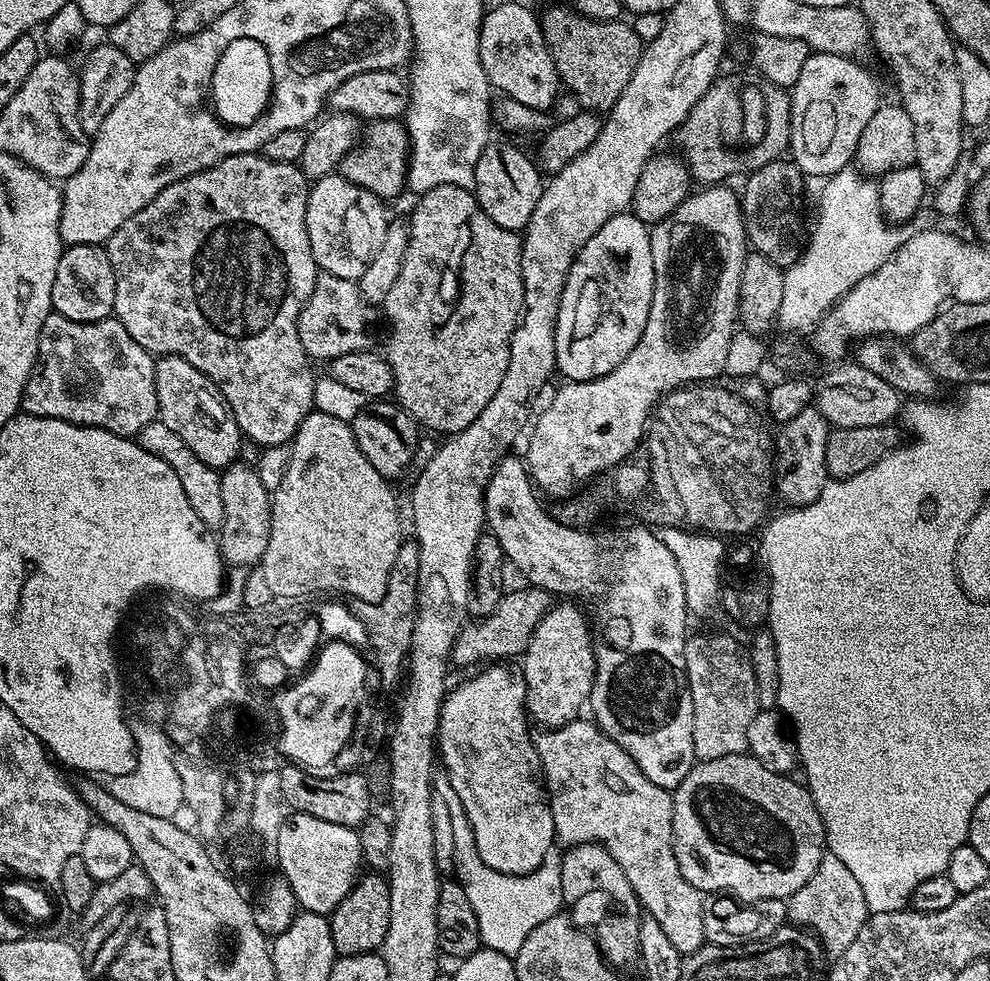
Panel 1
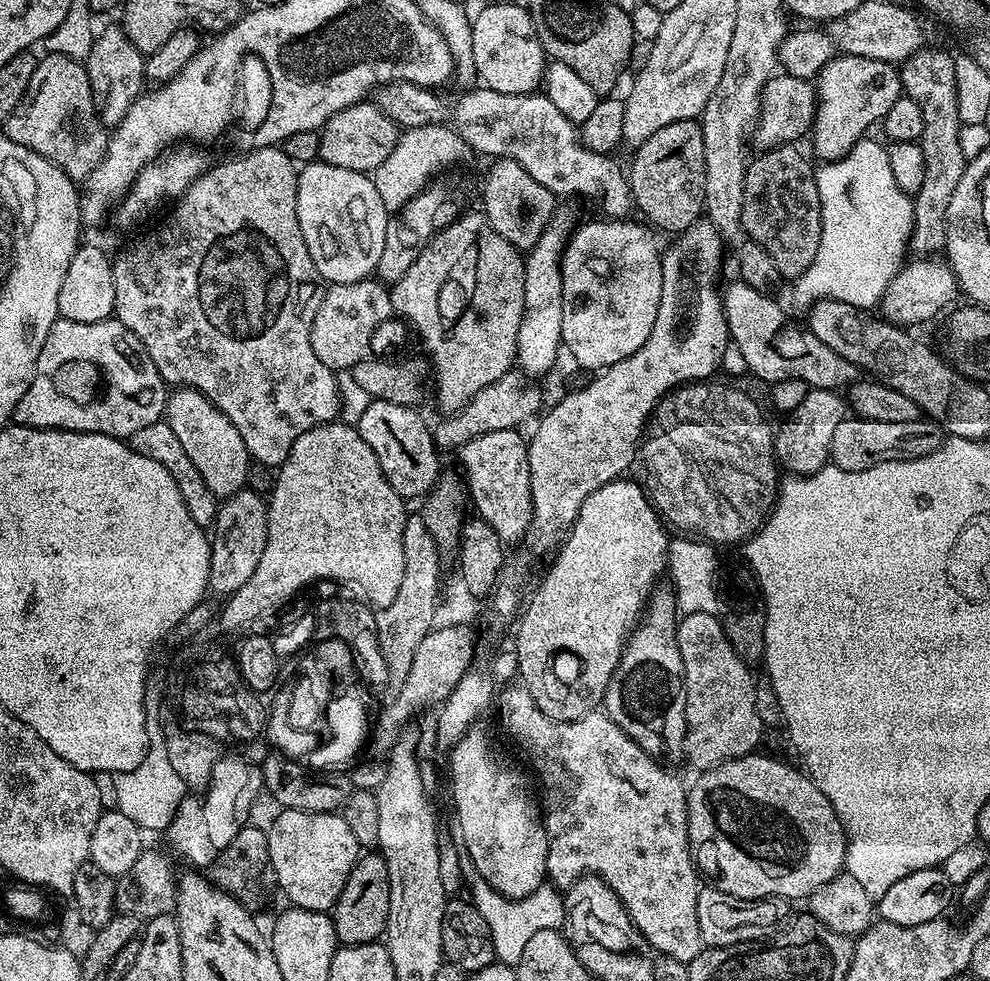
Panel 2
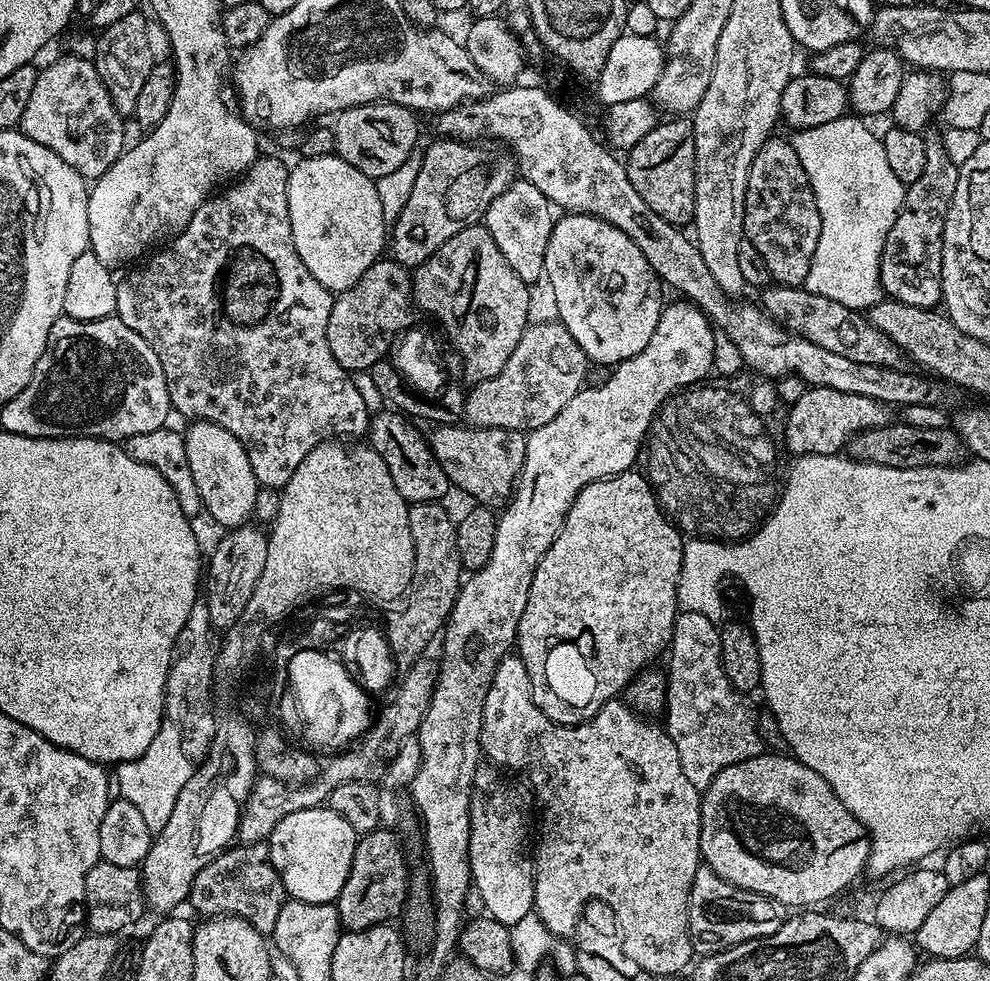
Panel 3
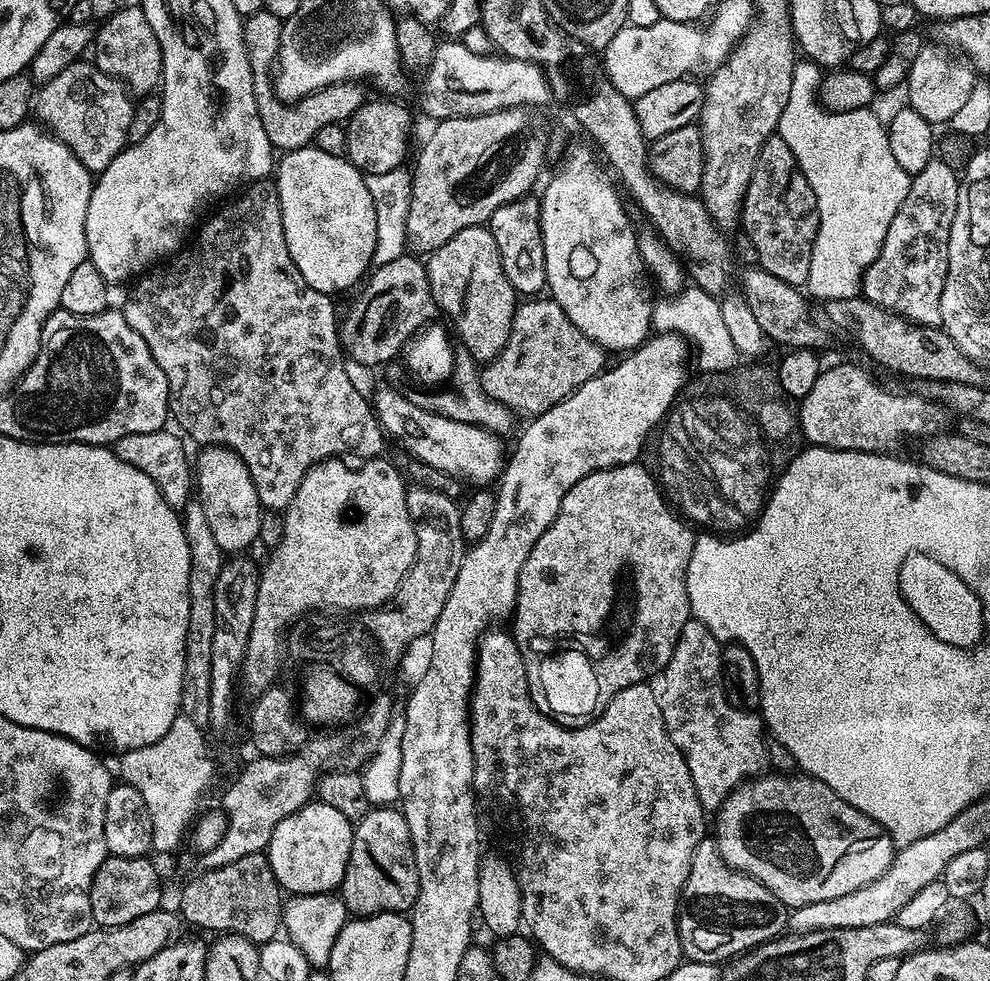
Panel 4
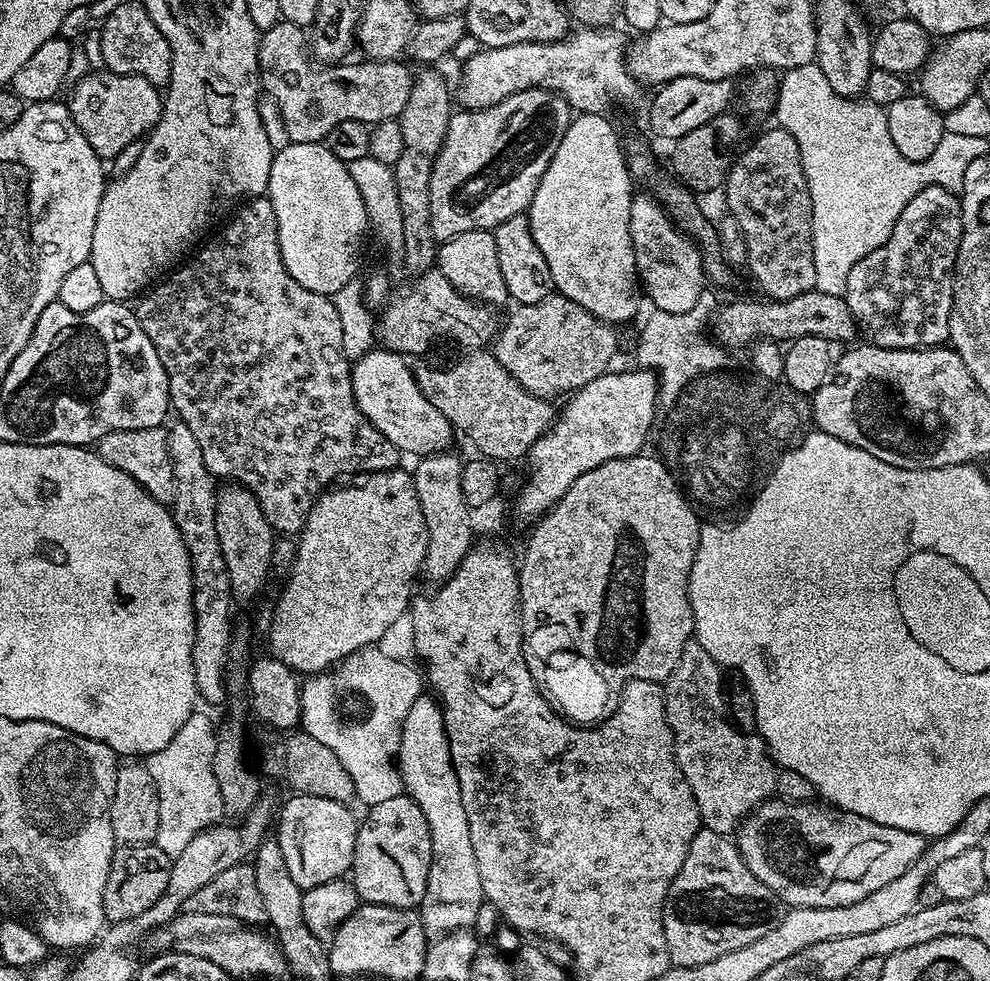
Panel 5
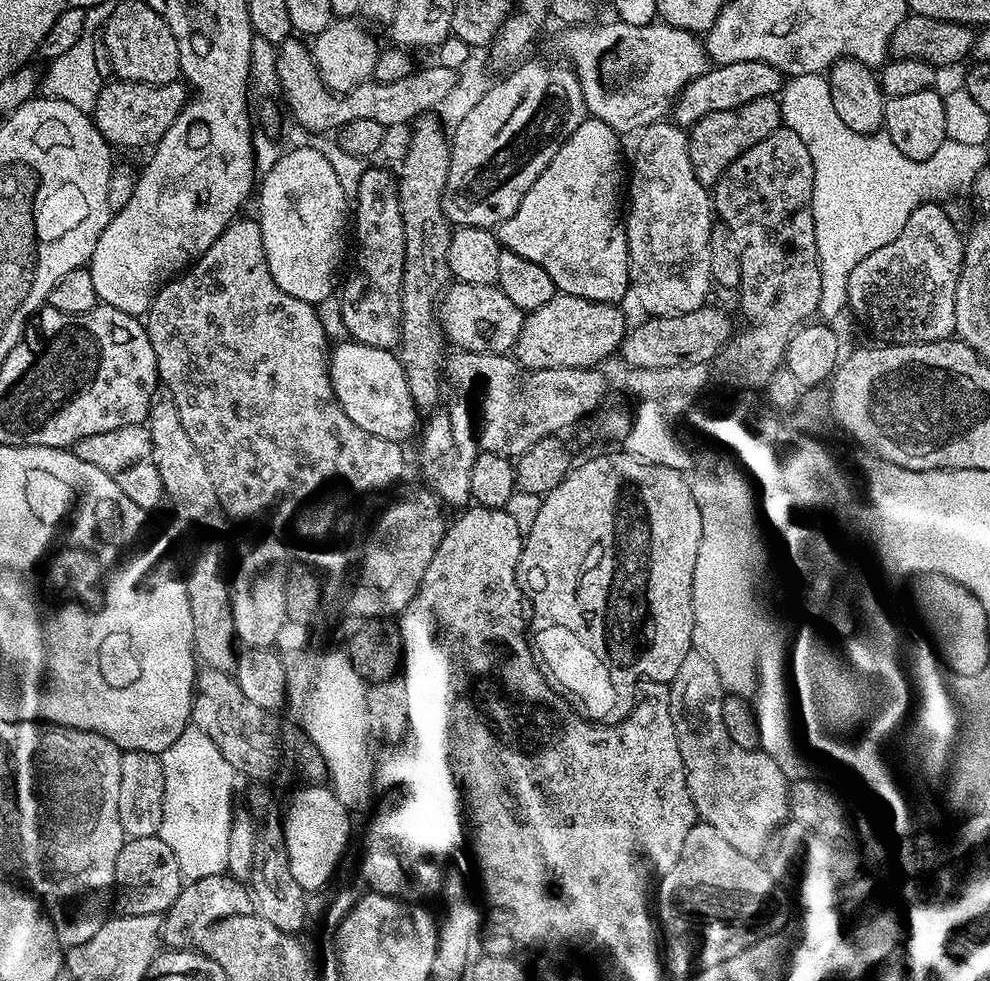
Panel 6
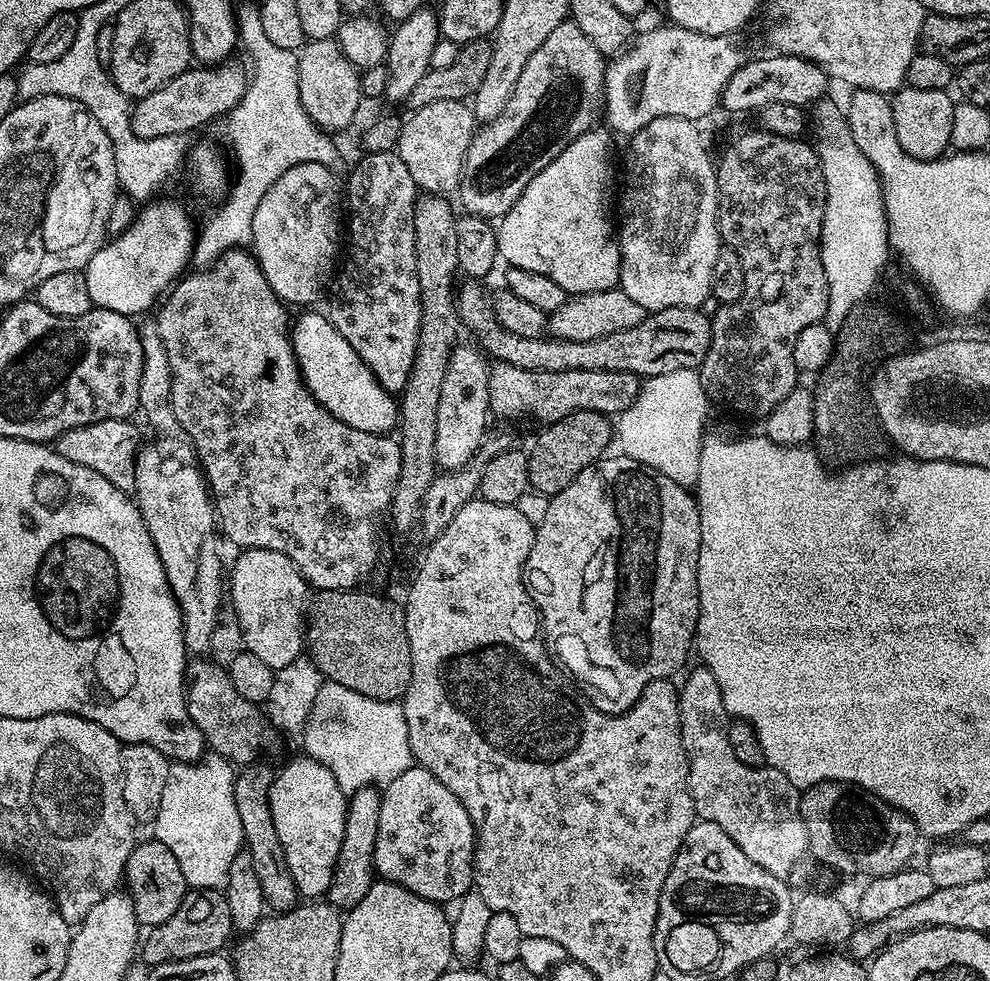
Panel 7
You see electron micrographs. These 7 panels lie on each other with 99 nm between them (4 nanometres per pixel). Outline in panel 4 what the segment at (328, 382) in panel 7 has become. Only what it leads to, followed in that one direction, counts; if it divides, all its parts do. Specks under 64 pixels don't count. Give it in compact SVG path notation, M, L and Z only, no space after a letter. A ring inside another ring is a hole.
M391 386L381 387L375 393L374 411L377 420L380 421L380 427L391 439L393 436L410 455L416 456L412 458L419 463L430 466L445 476L453 477L460 482L465 480L466 483L472 484L471 486L488 486L504 470L505 441L488 429L422 410L422 406L414 406L410 398L406 398Z

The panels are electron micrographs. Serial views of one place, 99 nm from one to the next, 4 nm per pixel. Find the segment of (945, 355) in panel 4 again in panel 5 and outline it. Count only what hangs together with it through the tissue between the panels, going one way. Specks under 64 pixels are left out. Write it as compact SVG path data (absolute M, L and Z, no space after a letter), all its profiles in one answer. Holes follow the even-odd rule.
M815 290L806 294L794 294L794 298L786 298L785 300L769 300L767 298L759 298L760 300L732 300L729 304L721 303L719 307L713 311L710 317L710 335L717 344L724 345L725 349L740 348L751 346L757 340L774 340L777 342L791 342L798 338L806 338L813 336L814 338L826 338L833 345L847 345L849 342L855 341L858 336L858 325L855 317L852 316L850 310L846 306L843 296L835 296L834 294L826 294L825 292L817 292Z

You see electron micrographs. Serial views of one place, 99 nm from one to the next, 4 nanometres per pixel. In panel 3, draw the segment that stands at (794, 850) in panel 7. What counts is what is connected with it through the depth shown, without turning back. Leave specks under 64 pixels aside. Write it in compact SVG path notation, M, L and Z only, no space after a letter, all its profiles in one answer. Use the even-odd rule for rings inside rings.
M681 611L674 622L671 652L672 661L666 667L666 731L674 746L678 746L686 778L703 790L722 769L761 755L760 731L754 712L744 705L745 697L726 678L720 661L720 628L715 619Z

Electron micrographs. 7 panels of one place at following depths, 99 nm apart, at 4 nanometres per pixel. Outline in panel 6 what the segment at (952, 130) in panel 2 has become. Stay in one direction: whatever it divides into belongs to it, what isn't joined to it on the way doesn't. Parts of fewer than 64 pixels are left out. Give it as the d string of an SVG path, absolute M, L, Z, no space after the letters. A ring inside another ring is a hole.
M940 202L919 204L910 214L910 218L906 218L906 226L902 226L902 230L898 234L898 238L894 238L894 242L886 242L886 246L880 247L879 250L874 250L874 254L866 254L866 258L862 258L862 262L858 262L858 266L854 266L854 271L850 274L850 286L848 287L848 308L850 312L853 312L877 336L877 341L885 344L929 344L930 342L938 342L939 340L950 340L956 336L956 311L954 310L954 302L956 301L956 287L958 286L958 278L960 277L960 268L964 264L964 246L966 240L962 232L960 236L955 222L948 217L948 212L944 207L945 205Z

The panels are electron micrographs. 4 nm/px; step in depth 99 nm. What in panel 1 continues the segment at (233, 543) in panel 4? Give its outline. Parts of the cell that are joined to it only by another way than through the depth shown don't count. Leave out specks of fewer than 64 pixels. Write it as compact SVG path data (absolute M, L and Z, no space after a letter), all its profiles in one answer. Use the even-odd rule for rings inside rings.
M181 356L159 357L156 360L156 397L158 419L170 426L170 430L174 430L174 434L178 434L206 466L223 470L238 460L242 439L240 427L215 382L206 378L202 370L190 366L190 362Z

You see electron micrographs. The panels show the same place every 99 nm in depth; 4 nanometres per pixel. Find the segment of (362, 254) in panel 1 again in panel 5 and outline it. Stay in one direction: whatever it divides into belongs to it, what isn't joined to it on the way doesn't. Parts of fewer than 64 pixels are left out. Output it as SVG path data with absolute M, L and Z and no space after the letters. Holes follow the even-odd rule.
M285 143L285 148L275 153L270 166L270 182L266 199L272 203L274 218L278 222L278 242L282 250L282 262L290 270L290 278L306 290L314 290L323 296L332 296L346 282L357 279L360 255L364 252L364 239L370 236L370 225L362 194L350 178L345 161L334 158L327 146L318 144Z

